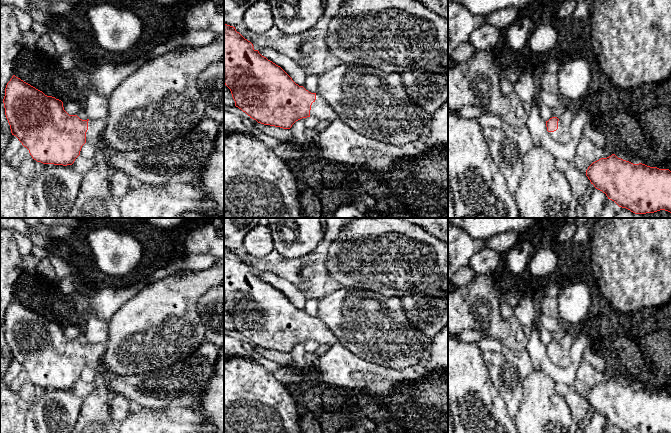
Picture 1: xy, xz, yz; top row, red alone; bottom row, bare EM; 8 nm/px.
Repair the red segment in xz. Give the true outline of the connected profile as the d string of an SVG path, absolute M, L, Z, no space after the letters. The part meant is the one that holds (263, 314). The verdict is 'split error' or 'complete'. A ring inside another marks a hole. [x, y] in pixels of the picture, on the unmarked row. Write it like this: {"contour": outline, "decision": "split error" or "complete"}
{"contour": "M224 247L224 308L230 313L236 331L258 347L283 353L290 353L302 342L315 341L329 347L338 342L318 316L311 317L296 308L280 290L253 271L235 251Z", "decision": "split error"}

